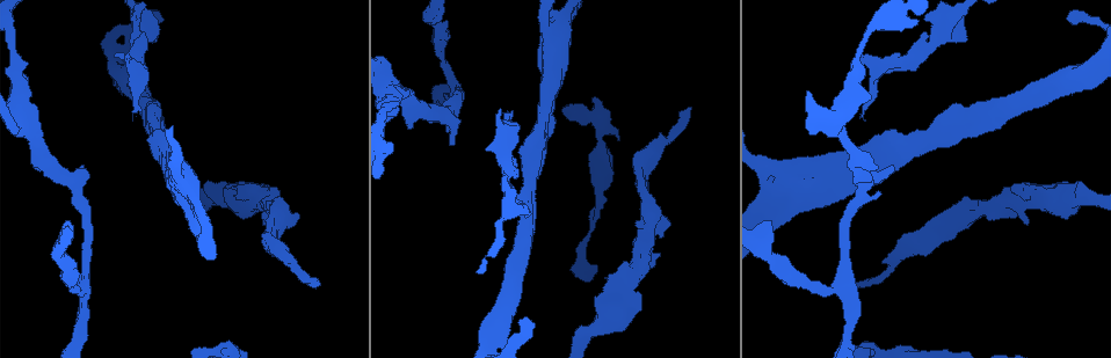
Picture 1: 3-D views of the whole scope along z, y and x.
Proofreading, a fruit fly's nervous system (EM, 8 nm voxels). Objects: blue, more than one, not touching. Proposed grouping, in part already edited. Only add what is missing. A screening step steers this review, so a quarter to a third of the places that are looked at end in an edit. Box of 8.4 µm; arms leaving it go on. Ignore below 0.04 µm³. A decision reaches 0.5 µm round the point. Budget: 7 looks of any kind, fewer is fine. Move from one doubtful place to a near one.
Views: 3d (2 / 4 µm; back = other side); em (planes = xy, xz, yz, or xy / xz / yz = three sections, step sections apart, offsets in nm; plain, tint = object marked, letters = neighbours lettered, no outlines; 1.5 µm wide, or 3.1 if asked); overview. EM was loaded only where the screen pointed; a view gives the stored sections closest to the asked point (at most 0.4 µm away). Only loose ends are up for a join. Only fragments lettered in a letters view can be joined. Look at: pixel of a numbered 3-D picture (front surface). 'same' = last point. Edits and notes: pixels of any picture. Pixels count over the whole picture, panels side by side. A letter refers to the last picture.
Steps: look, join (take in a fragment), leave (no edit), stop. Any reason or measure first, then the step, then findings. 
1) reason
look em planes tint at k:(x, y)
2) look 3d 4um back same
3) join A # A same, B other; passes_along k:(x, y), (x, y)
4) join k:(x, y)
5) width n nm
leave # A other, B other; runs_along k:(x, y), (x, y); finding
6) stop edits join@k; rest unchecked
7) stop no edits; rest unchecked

an open end
look em planes letters at 1:(149, 103)

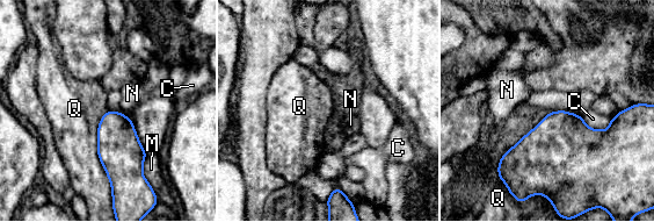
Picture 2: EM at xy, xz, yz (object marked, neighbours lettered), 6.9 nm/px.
width 240 nm
leave # C other, M other, N other, Q other; border 2:(108, 109), (97, 158), (111, 191); none of them fits

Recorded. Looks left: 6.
thin end
look em xz step 8 tint at 1:(135, 110)

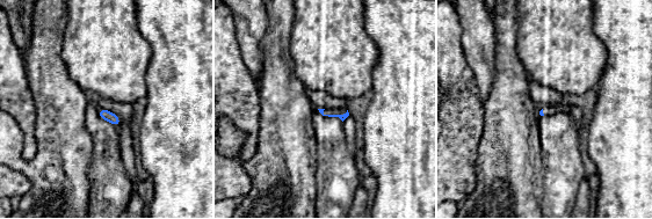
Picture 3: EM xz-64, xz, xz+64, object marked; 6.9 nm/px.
another direction
look em planes letters same

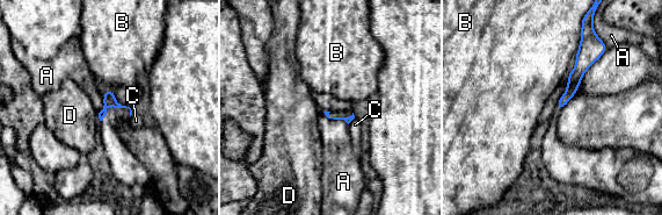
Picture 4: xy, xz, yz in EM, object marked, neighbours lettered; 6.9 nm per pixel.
leave # A other, B other, C other, D other; no lettered fragment goes on from it

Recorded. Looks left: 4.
free end
look em xy step 8 letters at 1:(70, 222)

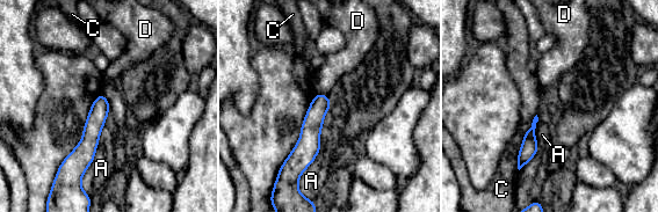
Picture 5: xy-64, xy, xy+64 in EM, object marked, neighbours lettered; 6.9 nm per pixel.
look em planes letters same

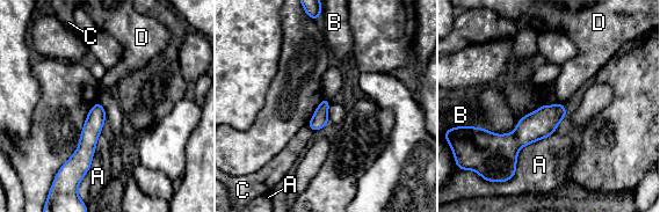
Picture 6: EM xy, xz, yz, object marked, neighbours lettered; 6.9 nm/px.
leave # A other, B other, C other, D other; runs_along 6:(561, 107), (515, 140), (484, 134); none of them fits

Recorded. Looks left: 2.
stop no edits; rest unchecked

